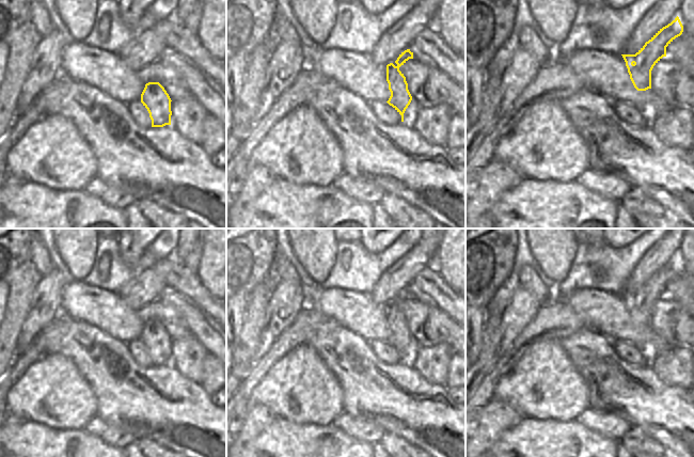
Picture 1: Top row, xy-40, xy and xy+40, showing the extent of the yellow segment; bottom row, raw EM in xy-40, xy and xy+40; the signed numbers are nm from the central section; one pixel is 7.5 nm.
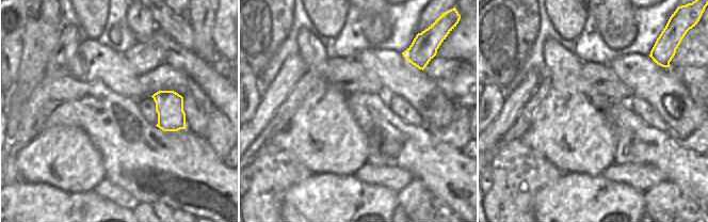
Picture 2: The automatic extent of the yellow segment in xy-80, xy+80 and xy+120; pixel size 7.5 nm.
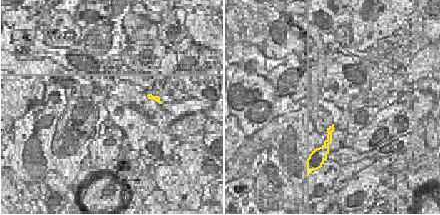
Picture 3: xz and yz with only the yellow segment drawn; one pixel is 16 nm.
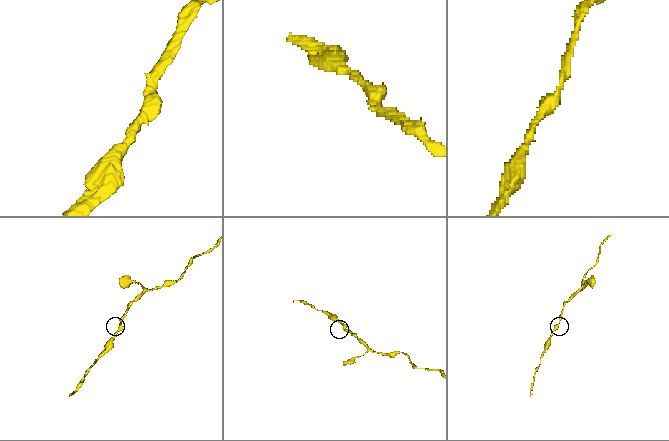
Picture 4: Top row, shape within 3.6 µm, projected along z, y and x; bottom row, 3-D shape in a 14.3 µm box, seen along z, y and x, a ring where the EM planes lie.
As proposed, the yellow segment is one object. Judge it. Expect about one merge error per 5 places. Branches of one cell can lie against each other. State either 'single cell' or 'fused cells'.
single cell

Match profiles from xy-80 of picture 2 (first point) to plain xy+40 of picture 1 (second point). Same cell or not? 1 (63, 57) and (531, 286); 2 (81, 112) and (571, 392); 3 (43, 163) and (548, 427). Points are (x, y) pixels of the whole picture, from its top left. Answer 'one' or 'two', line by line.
1: two
2: two
3: two

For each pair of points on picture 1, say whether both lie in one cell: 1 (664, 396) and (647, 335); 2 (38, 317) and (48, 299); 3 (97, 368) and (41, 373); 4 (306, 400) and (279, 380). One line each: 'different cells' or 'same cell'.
1: different cells
2: same cell
3: different cells
4: same cell

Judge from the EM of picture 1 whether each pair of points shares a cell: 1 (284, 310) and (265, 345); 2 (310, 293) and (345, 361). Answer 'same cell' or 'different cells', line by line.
1: same cell
2: different cells

